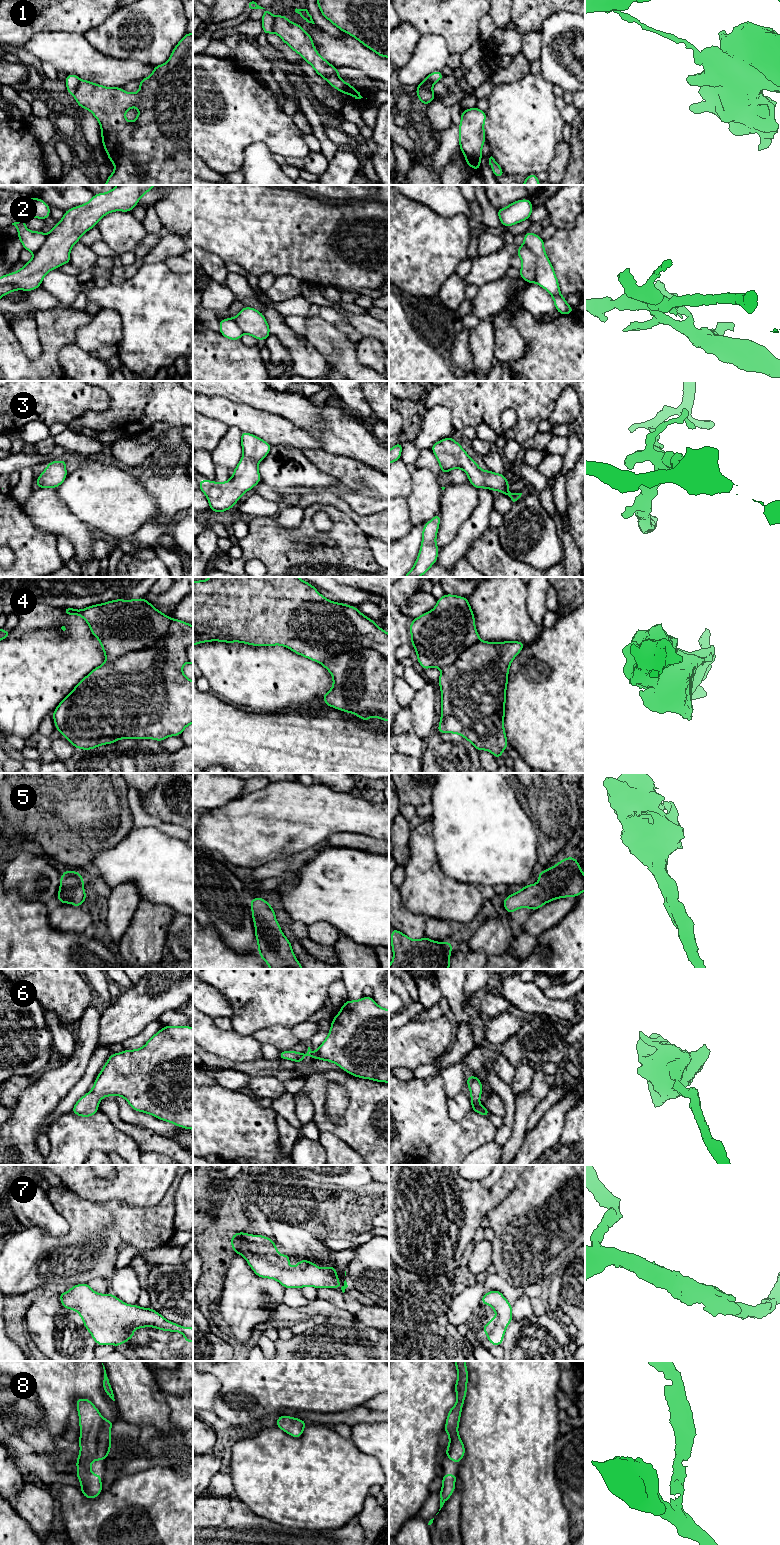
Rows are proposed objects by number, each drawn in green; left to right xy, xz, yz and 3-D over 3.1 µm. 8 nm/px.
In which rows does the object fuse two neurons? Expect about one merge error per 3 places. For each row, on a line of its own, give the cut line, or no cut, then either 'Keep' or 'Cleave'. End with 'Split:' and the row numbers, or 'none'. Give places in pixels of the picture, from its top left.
1: Split along xy (80, 80), (73, 95). Cleave
2: Split along yz (524, 242), (536, 257), (535, 281). Cleave
3: No split. Keep
4: Split along xy (172, 619), (169, 631), (155, 645), (106, 661). Cleave
5: No split. Keep
6: No split. Keep
7: No split. Keep
8: No split. Keep
Split: 1, 2, 4

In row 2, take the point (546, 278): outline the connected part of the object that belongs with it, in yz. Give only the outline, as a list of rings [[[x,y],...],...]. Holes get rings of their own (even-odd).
[[[527,231],[524,234],[524,243],[537,257],[537,277],[535,282],[550,293],[555,308],[561,315],[573,313],[575,310],[567,304],[566,298],[560,293],[554,268],[544,249],[544,240],[540,236]]]

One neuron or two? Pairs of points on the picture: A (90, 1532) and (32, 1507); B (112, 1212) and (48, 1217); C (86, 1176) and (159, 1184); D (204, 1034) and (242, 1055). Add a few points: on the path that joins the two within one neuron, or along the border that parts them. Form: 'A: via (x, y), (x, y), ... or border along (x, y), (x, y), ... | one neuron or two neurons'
A: border along (51, 1495), (57, 1504), (58, 1512) | two neurons
B: border along (47, 1197), (69, 1227), (64, 1235) | two neurons
C: via (104, 1185), (128, 1186), (131, 1184), (141, 1184) | one neuron
D: via (213, 1039), (233, 1046) | one neuron

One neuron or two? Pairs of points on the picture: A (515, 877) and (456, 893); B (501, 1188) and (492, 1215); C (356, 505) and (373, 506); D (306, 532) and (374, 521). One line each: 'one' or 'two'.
A: two
B: two
C: one
D: two

